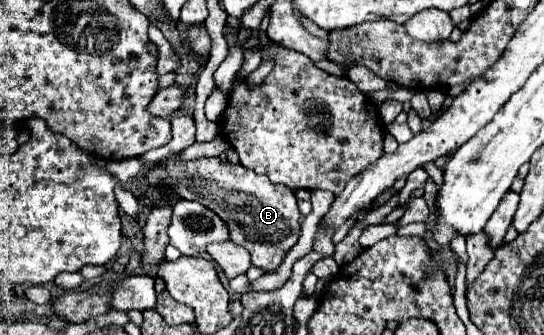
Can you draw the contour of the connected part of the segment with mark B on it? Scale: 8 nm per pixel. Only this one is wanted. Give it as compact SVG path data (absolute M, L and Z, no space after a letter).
M169 156L161 160L161 166L151 168L145 178L151 184L167 184L167 188L179 198L195 200L211 208L229 226L231 240L247 248L251 262L267 272L277 270L287 250L301 234L295 194L289 188L283 188L283 184L271 184L267 176L259 176L243 166L235 166L219 158L181 162L175 156Z

